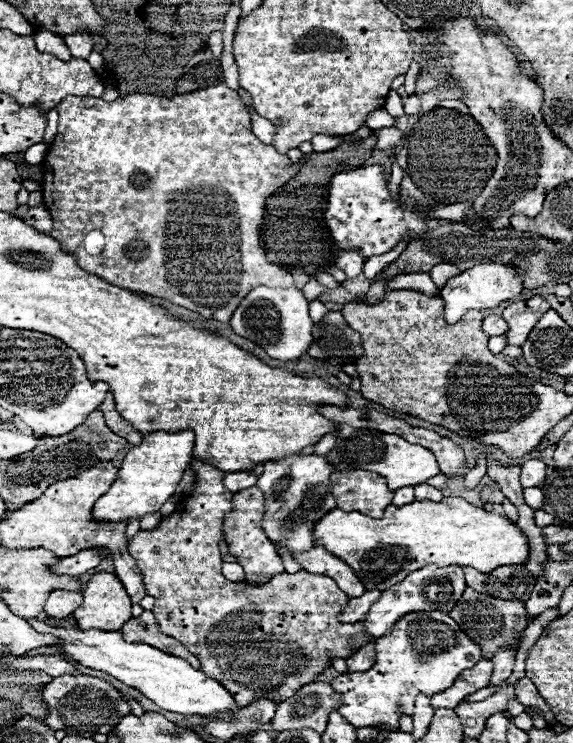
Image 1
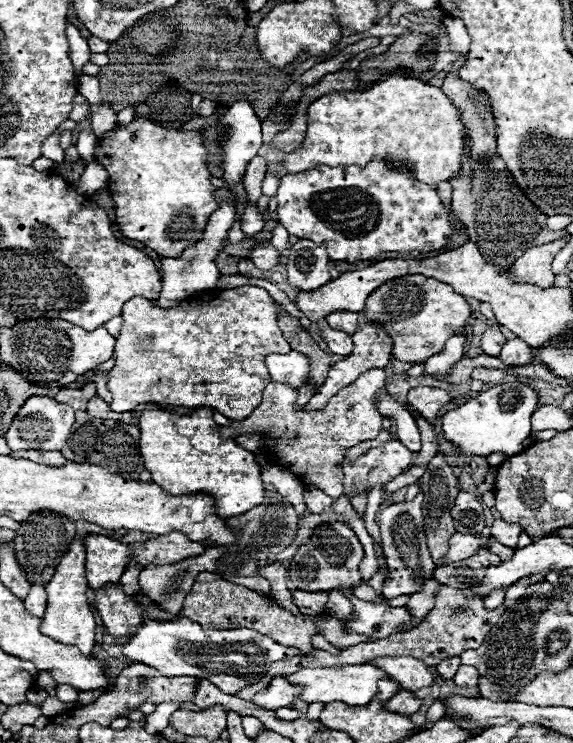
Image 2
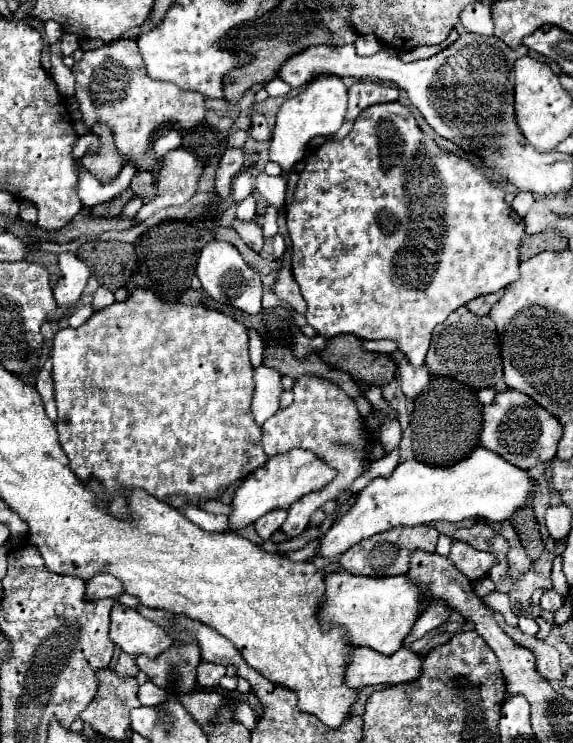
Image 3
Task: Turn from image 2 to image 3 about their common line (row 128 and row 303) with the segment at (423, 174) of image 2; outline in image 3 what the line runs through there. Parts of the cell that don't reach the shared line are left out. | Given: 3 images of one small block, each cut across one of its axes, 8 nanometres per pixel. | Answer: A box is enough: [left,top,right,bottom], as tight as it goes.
[286,102,524,366]

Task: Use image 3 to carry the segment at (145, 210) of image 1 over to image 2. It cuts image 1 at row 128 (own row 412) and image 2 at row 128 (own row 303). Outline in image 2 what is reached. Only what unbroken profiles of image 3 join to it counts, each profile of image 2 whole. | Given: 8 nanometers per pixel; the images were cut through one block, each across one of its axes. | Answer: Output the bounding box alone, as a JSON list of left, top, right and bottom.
[96,118,218,258]

